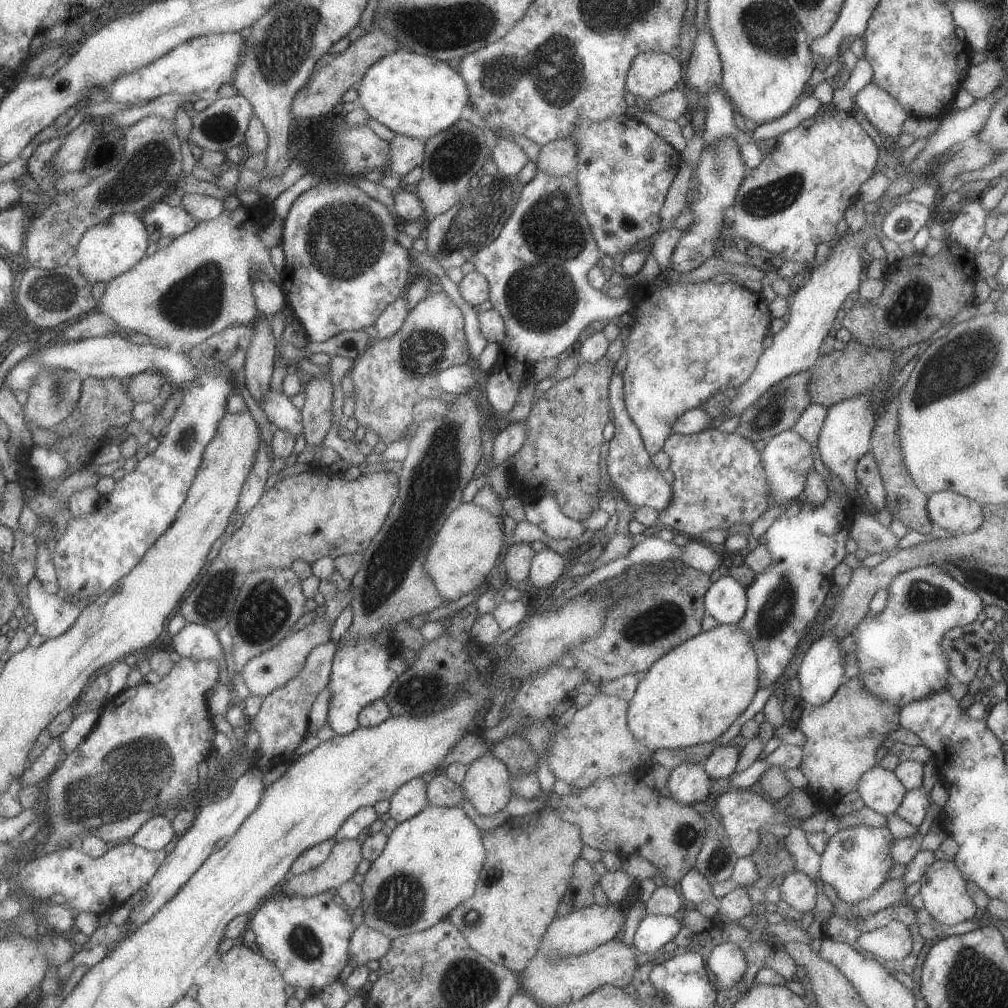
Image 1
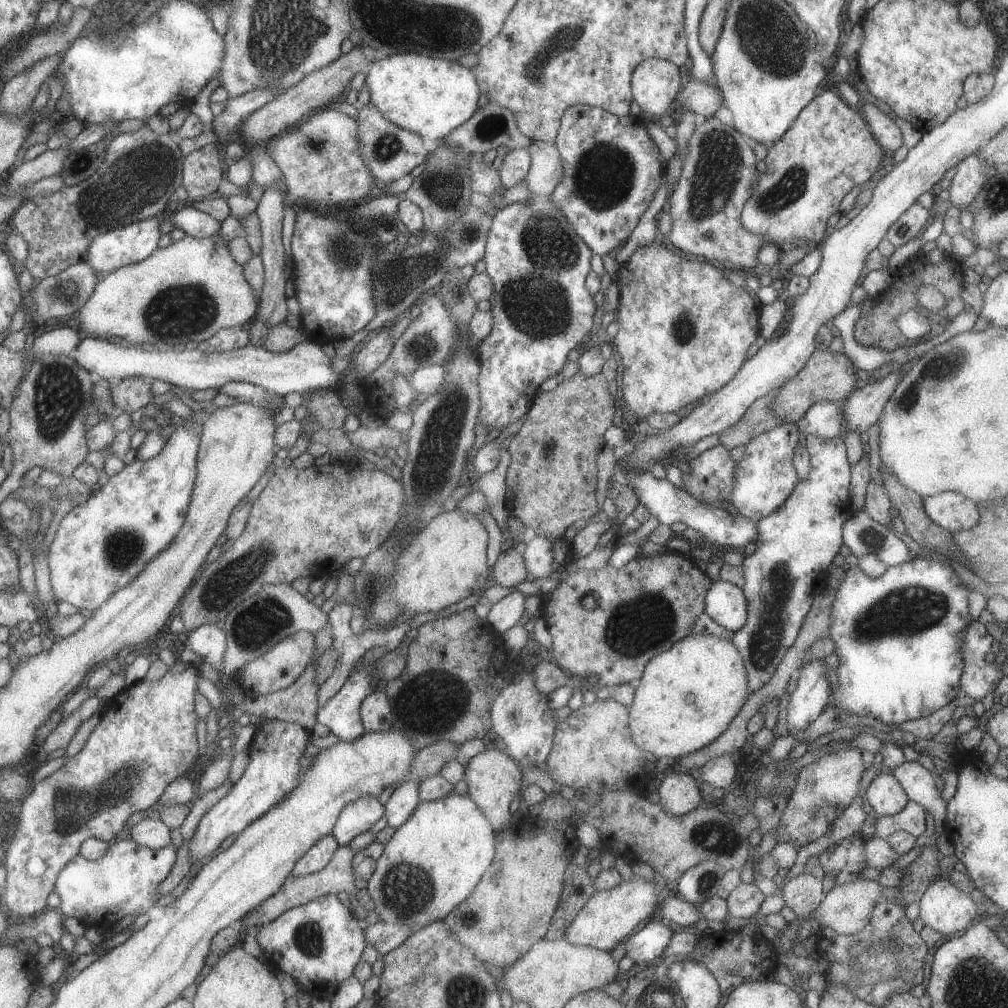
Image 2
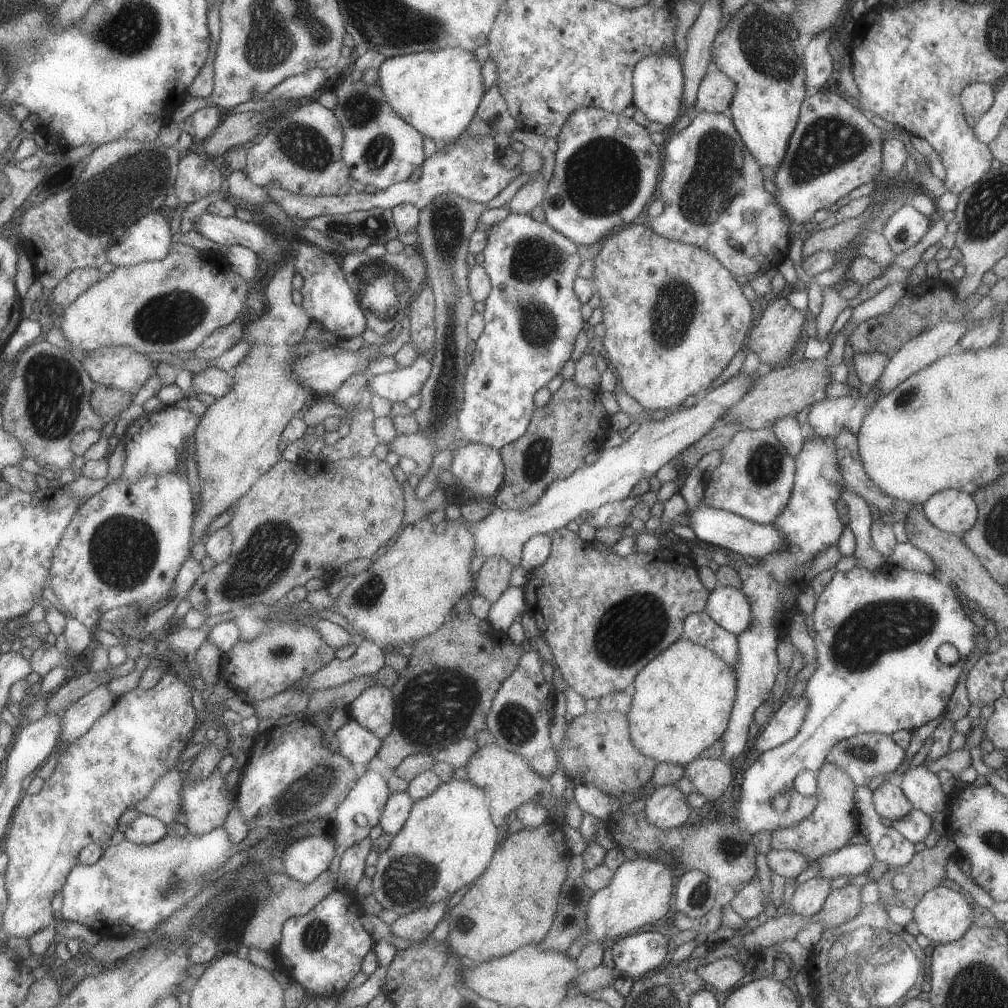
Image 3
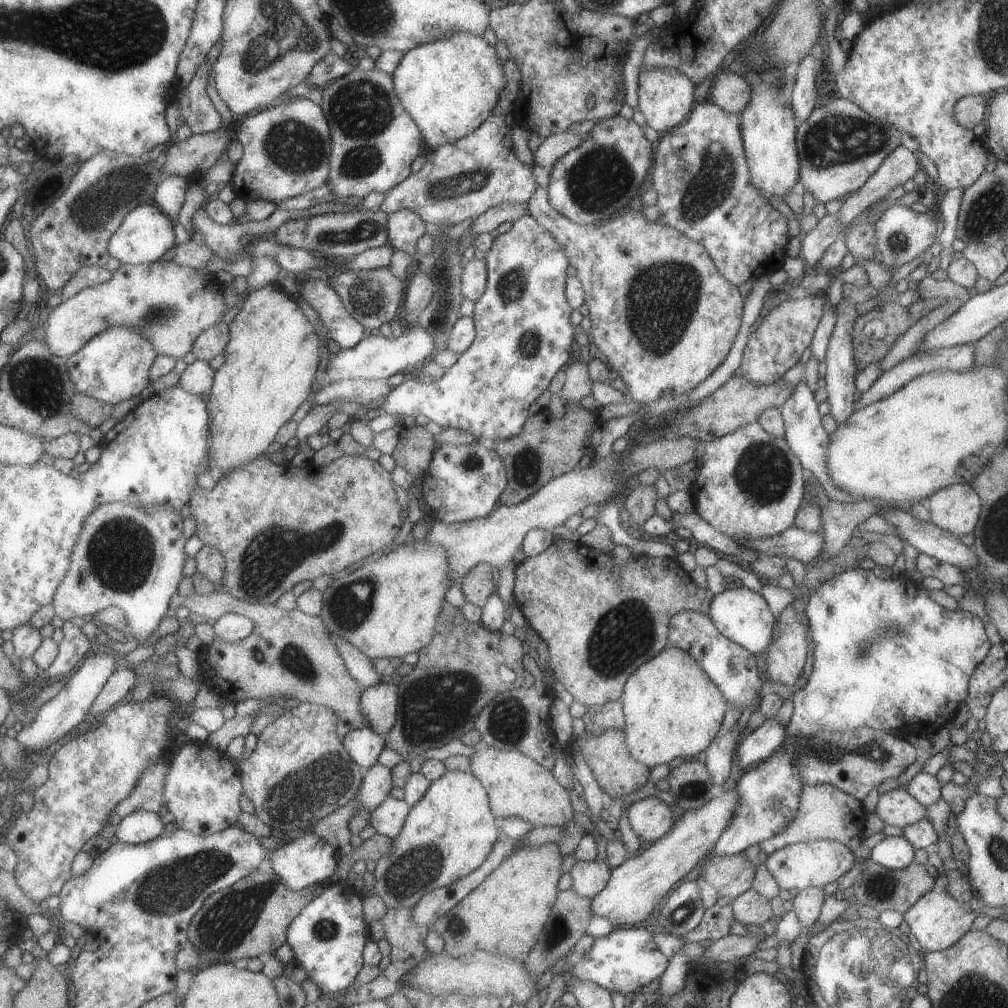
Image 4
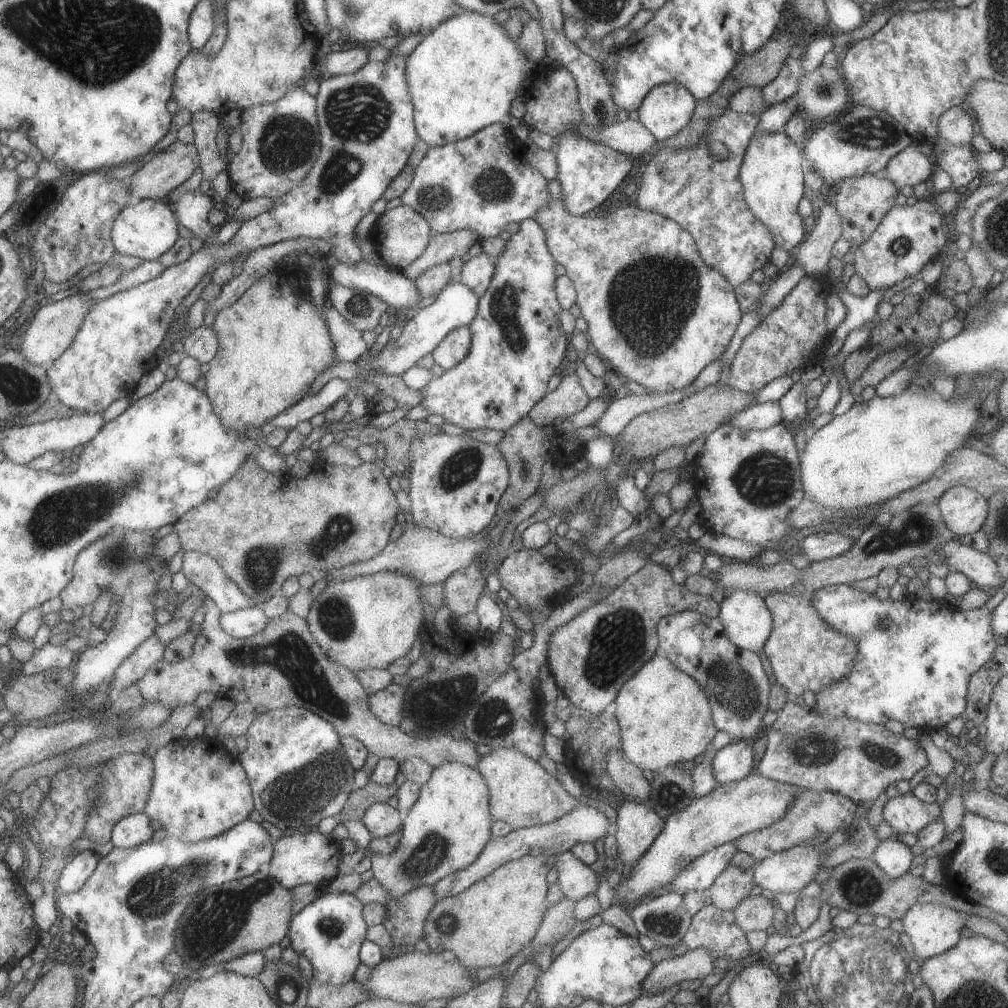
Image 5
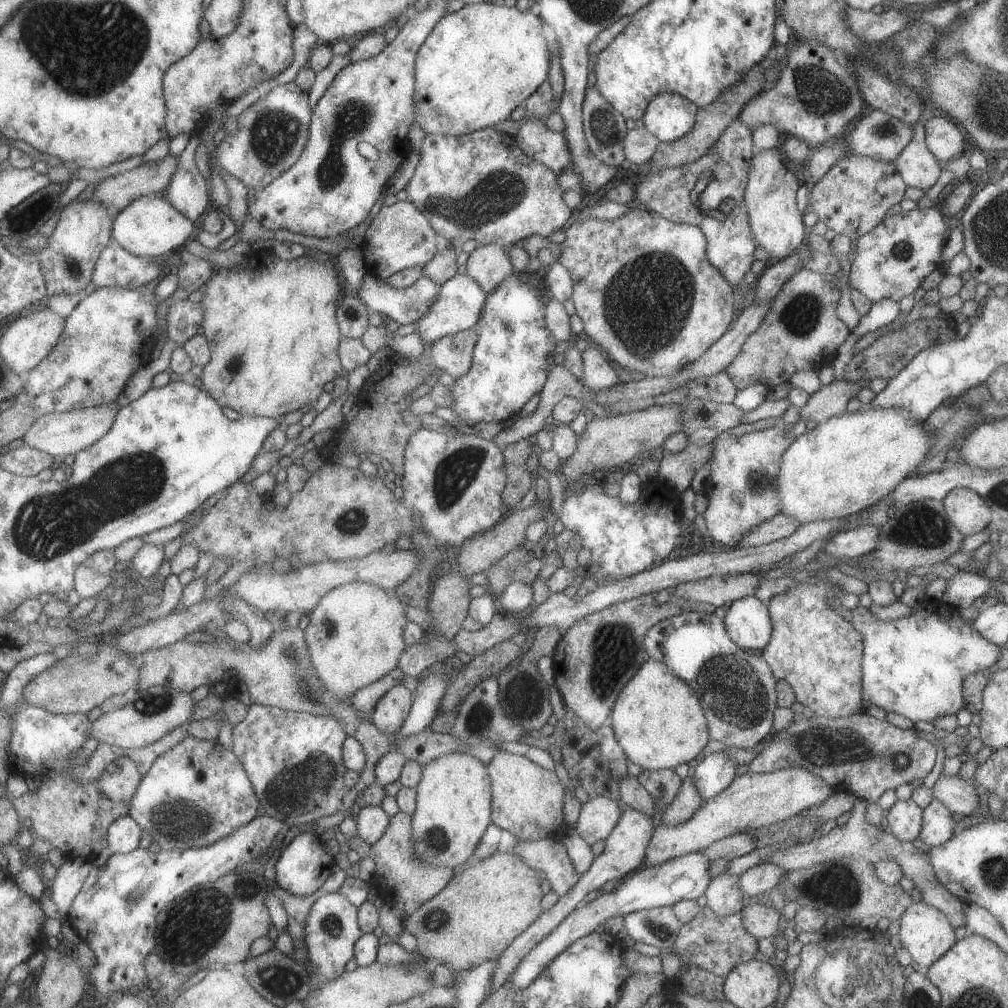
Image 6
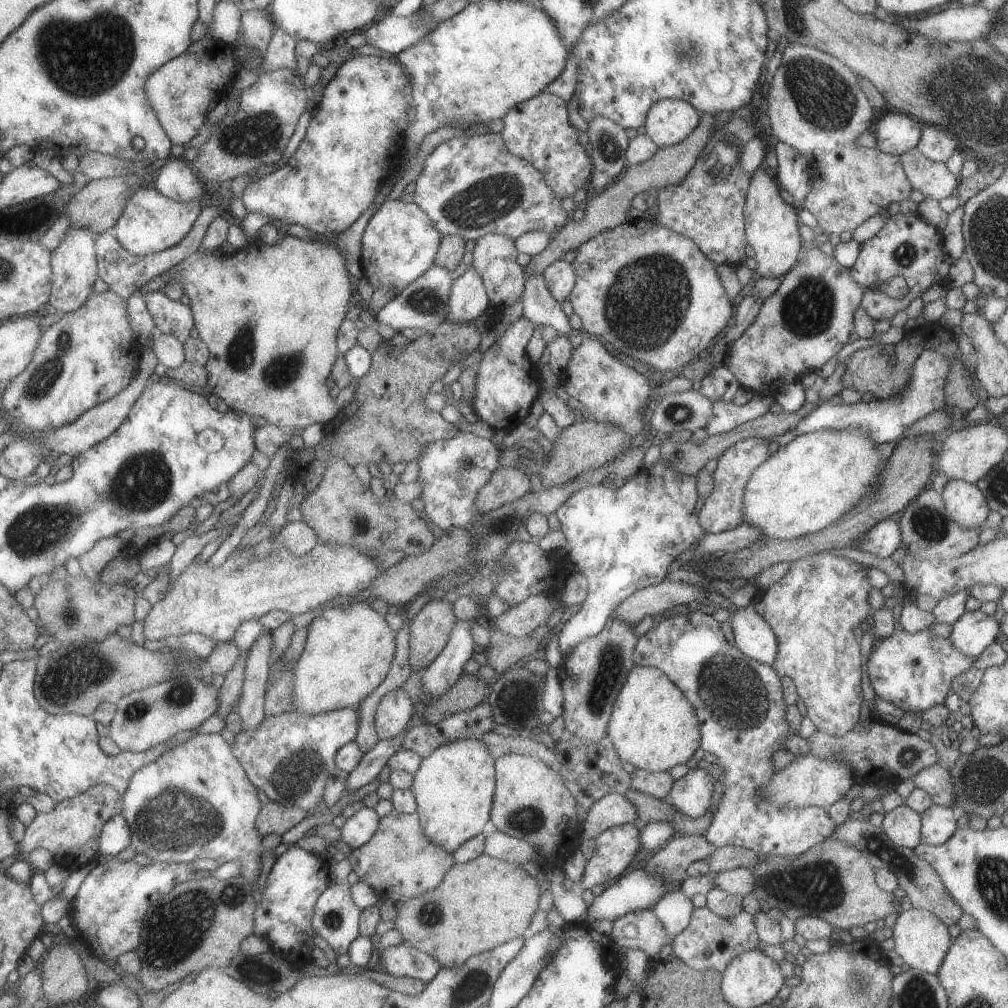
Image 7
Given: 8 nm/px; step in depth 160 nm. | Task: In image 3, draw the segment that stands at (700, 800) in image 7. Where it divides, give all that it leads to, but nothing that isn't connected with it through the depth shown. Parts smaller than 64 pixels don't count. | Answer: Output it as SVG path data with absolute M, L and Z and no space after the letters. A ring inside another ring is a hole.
M805 696L785 697L783 704L771 716L767 725L760 728L756 737L750 740L749 745L753 752L760 755L794 738L799 726L801 726L801 720L803 720L805 712L807 712Z

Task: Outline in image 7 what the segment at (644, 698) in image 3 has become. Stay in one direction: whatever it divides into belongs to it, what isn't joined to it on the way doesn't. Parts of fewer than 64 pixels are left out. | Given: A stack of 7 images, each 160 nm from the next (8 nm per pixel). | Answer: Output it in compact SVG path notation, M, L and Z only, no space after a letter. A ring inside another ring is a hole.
M639 666L629 670L621 690L615 698L607 724L607 736L622 763L630 763L636 769L647 772L668 772L675 765L686 764L693 757L695 750L700 747L701 741L697 716L695 716L691 704L681 694L681 690L674 686L657 668Z

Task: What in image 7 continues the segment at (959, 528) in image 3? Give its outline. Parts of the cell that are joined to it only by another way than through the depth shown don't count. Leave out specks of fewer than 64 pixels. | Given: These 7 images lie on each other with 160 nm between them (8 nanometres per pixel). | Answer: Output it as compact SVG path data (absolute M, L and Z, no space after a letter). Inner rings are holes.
M949 479L940 496L948 519L952 522L963 529L975 531L984 527L990 511L975 484Z

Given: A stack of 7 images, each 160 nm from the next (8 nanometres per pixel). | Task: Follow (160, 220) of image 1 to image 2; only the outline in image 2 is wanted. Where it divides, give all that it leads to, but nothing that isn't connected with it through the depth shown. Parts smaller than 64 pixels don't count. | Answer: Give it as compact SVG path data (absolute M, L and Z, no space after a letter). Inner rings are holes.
M191 205L179 206L169 215L168 219L175 228L181 228L185 235L198 239L217 233L220 226L220 222L217 222L211 215L201 212Z

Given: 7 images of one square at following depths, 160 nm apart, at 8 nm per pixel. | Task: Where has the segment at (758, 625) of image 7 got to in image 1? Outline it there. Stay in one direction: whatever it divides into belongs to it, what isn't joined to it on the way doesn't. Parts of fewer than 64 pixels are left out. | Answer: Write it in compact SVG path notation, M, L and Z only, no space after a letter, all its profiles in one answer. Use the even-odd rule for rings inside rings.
M730 575L719 577L705 591L704 607L719 625L735 624L746 609L745 589Z

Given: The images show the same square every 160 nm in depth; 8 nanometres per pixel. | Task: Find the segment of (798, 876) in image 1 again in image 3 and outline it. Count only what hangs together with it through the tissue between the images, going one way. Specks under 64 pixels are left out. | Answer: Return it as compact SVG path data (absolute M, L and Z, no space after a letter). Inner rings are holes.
M809 878L803 884L796 885L793 896L787 904L788 911L809 918L821 910L830 892L830 881L825 878Z

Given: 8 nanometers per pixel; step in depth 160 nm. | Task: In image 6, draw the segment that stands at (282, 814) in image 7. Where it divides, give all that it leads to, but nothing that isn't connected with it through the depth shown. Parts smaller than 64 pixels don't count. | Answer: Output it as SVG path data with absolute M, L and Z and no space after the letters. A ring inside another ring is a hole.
M259 816L205 848L181 848L168 851L160 849L159 852L149 852L148 848L137 848L129 853L112 854L101 868L94 867L83 880L81 890L73 898L65 920L69 922L69 926L80 941L85 943L95 955L95 964L87 971L89 979L93 980L92 986L101 999L101 1003L111 1004L113 1000L121 998L124 993L134 993L145 984L155 986L150 976L143 970L143 960L147 954L153 953L153 948L155 948L155 942L153 942L153 936L156 933L155 916L159 910L163 910L171 900L177 899L177 896L180 896L187 888L217 880L221 876L233 873L237 866L255 860L261 851L269 850L271 842L279 832L285 832L289 827L289 824L277 818Z

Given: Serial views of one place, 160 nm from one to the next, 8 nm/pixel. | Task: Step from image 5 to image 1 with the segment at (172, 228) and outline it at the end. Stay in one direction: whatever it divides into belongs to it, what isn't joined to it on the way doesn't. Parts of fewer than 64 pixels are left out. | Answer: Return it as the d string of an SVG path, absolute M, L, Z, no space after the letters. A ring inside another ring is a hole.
M119 213L107 221L94 224L84 232L75 246L73 264L81 276L89 282L109 282L113 277L123 274L144 257L148 246L148 233L139 216L133 213Z

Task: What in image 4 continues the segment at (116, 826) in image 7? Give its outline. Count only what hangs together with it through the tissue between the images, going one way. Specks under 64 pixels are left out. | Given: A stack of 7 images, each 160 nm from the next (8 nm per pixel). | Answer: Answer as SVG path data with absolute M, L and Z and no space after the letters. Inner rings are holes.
M135 811L125 815L117 825L115 837L124 843L136 845L163 834L161 814L149 811Z

